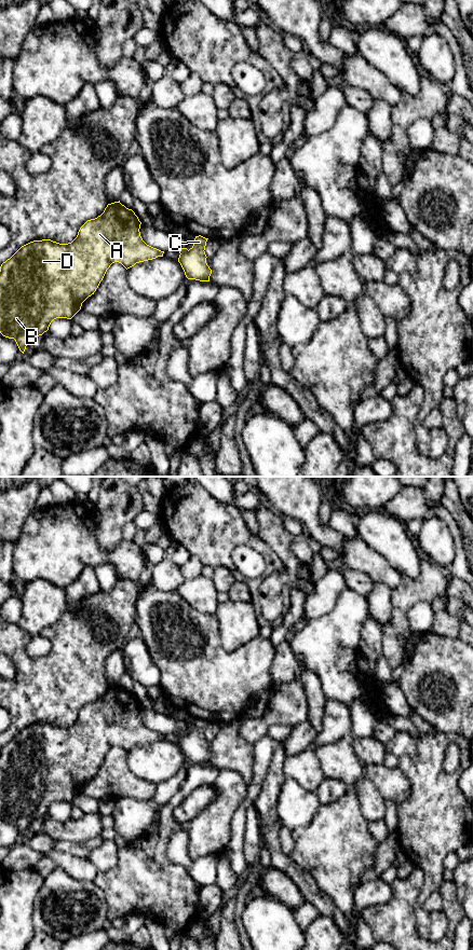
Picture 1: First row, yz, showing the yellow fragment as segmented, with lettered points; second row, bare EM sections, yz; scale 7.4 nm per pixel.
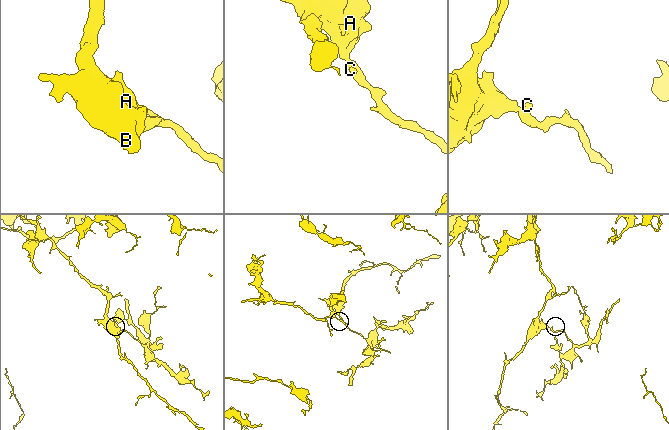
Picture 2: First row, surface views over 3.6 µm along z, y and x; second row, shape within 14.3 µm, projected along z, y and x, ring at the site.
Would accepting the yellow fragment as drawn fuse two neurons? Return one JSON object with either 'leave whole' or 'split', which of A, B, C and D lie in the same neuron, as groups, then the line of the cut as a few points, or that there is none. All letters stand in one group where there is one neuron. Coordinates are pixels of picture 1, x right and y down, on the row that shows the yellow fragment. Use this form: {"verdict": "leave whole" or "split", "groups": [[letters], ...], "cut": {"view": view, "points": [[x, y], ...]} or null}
{"verdict": "split", "groups": [["A", "B", "D"], ["C"]], "cut": {"view": "yz", "points": [[188, 250], [180, 253]]}}

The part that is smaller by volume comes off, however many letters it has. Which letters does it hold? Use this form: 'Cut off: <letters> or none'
Cut off: C

